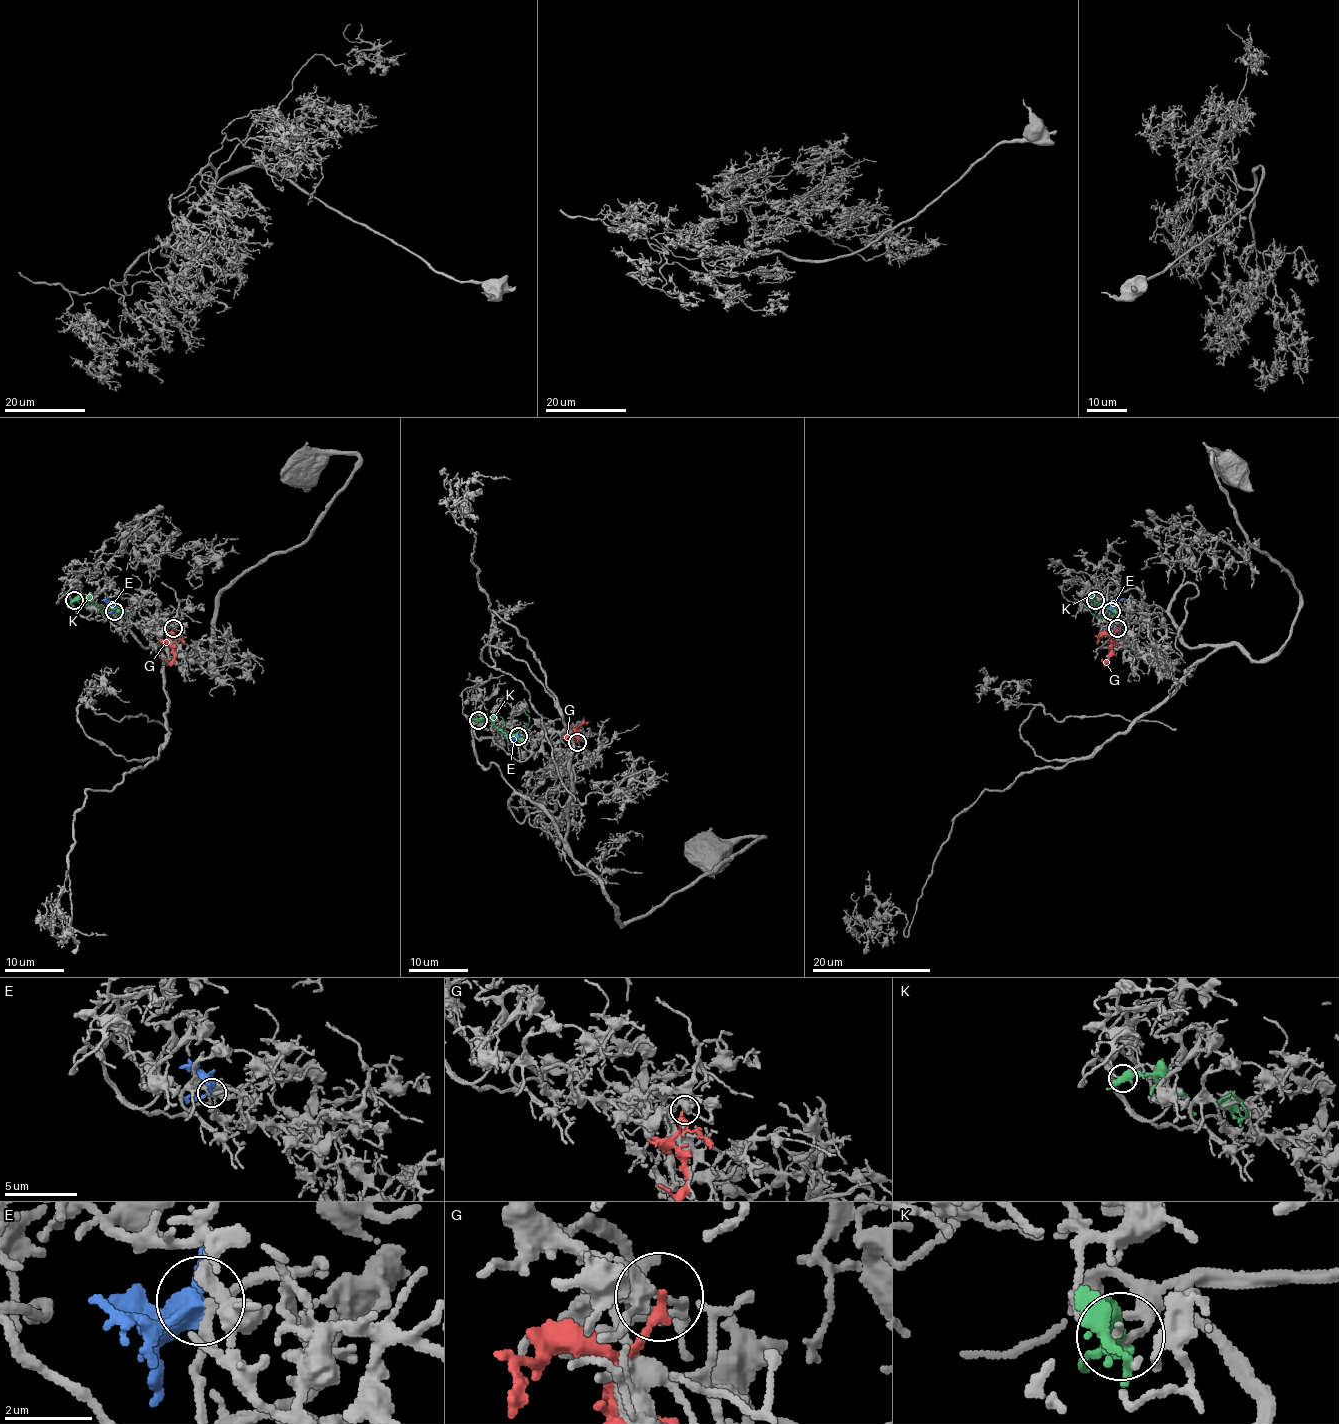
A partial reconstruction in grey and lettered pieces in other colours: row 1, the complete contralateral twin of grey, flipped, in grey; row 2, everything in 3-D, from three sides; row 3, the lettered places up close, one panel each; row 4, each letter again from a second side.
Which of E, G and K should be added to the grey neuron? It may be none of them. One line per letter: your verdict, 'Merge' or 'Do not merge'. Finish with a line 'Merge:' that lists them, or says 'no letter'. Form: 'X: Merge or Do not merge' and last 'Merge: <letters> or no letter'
E: Merge
G: Do not merge
K: Do not merge
Merge: E

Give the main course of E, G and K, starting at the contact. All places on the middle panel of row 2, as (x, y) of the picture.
E: (519, 735), (511, 750)
G: (577, 741), (574, 735), (577, 734), (566, 726)
K: (479, 721), (489, 718), (507, 734), (516, 734), (525, 740), (529, 719), (523, 709)

